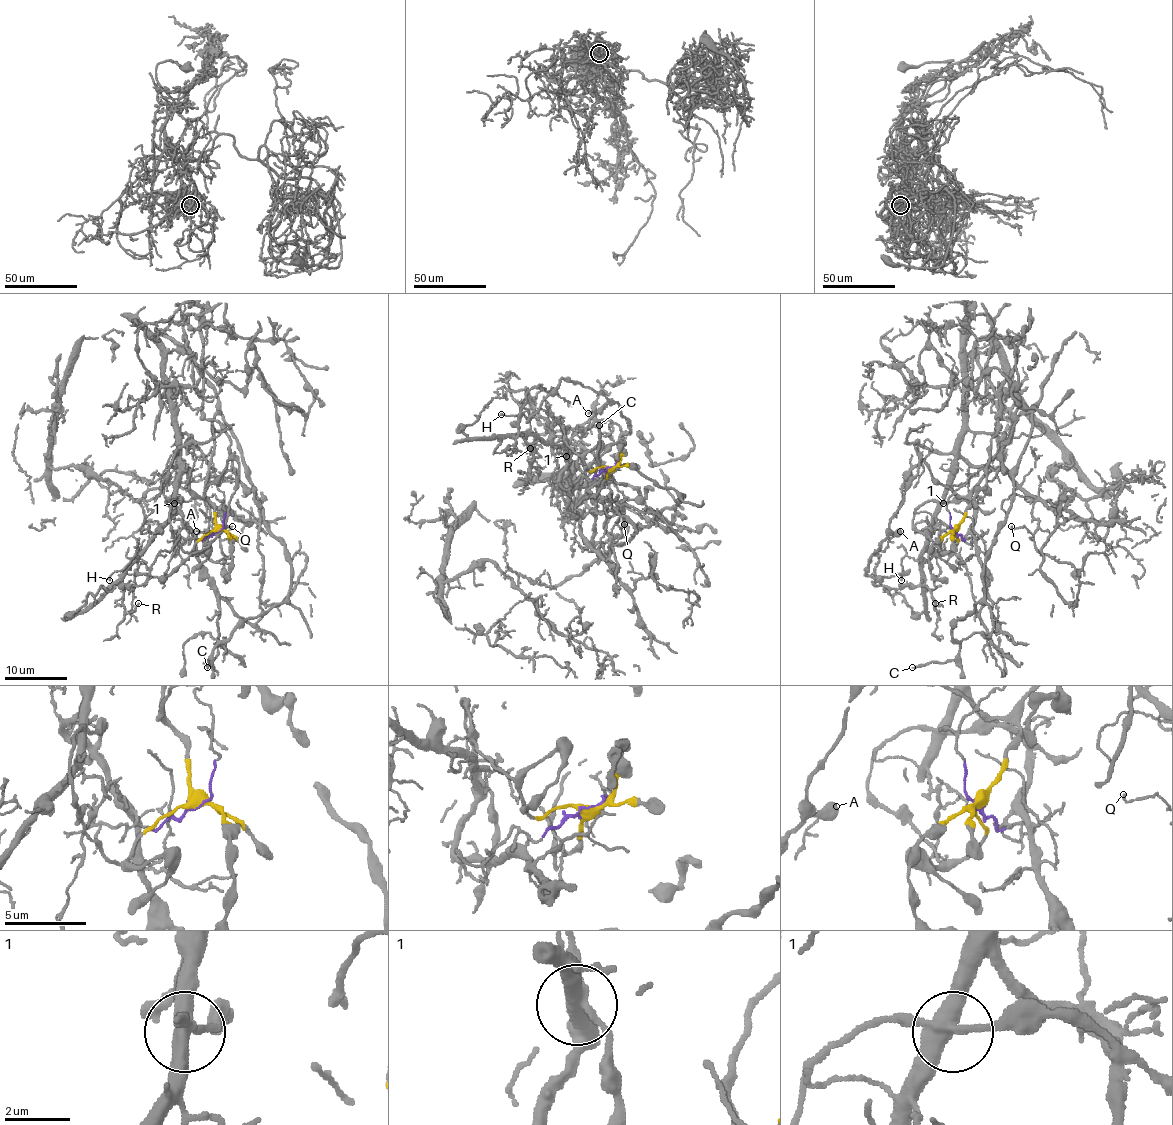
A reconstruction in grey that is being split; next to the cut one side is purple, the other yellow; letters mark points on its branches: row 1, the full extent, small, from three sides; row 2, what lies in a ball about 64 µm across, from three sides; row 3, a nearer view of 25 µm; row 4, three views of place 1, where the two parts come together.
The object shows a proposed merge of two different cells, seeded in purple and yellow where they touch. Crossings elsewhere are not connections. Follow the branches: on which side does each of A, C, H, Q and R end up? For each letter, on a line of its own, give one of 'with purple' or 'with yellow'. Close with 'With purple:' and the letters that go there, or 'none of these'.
A: with yellow
C: with yellow
H: with purple
Q: with purple
R: with purple
With purple: H, Q, R

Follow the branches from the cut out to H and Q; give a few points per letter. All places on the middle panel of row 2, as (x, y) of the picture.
H: (609, 467), (577, 487), (562, 487), (558, 476), (566, 462), (566, 453), (538, 439), (525, 417), (502, 414)
Q: (609, 467), (579, 487), (552, 481), (560, 483), (579, 519), (579, 533), (593, 549), (609, 549), (624, 524)

